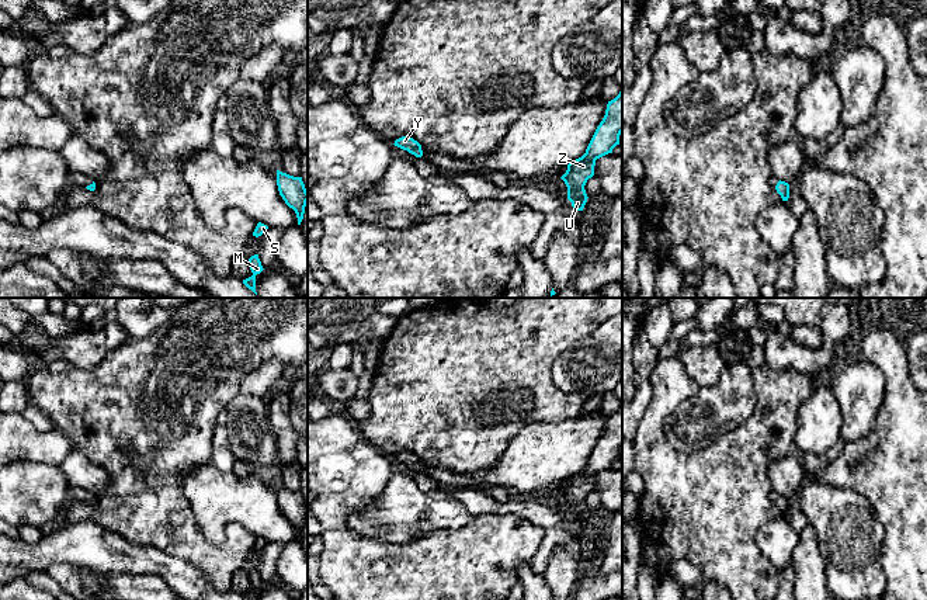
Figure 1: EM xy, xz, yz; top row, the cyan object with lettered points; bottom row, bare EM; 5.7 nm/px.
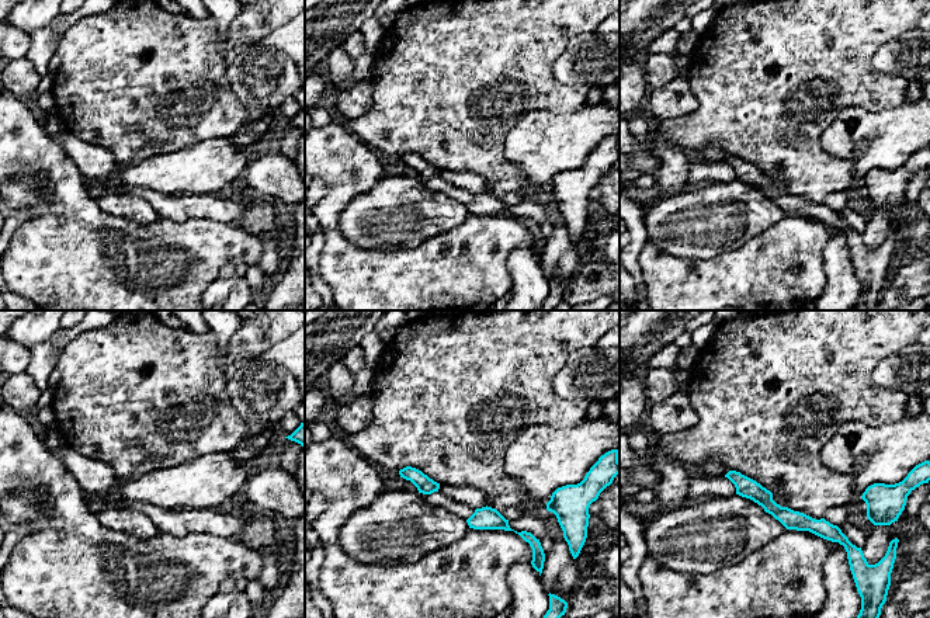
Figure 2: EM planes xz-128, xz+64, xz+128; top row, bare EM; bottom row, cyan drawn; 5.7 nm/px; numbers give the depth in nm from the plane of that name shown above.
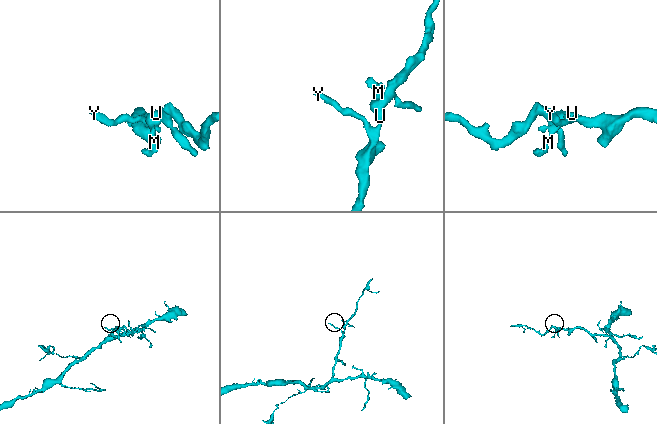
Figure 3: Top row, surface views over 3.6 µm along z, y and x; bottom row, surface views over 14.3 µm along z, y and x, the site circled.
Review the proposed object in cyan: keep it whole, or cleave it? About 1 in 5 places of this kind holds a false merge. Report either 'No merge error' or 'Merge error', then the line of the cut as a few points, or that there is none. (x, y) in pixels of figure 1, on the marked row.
No merge error. No split

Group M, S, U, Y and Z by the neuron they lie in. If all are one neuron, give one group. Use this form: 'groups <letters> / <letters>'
groups M S U Y Z

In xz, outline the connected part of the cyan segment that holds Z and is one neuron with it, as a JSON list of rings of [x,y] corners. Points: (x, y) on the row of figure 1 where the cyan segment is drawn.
[[[622,89],[619,94],[608,101],[605,115],[597,126],[586,153],[567,164],[566,173],[560,177],[567,187],[567,200],[576,211],[583,211],[587,202],[584,185],[594,176],[596,160],[612,153],[619,145],[622,133]]]

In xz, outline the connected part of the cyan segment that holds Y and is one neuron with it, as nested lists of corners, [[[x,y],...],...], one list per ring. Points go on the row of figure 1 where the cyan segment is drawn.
[[[402,136],[402,138],[396,139],[393,145],[403,150],[407,150],[409,153],[414,155],[416,157],[423,156],[421,145],[410,136]]]

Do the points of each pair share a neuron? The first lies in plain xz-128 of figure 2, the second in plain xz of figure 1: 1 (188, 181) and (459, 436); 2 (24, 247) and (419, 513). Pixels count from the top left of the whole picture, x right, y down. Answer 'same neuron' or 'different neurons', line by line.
1: different neurons
2: different neurons

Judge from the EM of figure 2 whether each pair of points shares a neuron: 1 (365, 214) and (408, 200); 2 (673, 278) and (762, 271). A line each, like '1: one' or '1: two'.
1: one
2: one

